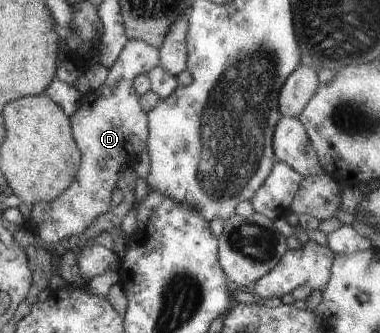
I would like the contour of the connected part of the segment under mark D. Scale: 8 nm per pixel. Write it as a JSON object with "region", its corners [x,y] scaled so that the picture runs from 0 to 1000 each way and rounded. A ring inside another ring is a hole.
{"region":[[[337,120],[295,201],[284,204],[284,228],[274,237],[274,249],[258,267],[216,282],[205,327],[182,348],[187,399],[213,462],[200,529],[179,565],[142,601],[79,616],[79,649],[61,673],[95,712],[124,730],[134,757],[155,757],[166,736],[184,730],[192,715],[213,703],[247,655],[297,625],[289,580],[305,562],[313,505],[332,477],[353,477],[353,465],[363,477],[363,459],[384,444],[387,342],[368,324],[366,288],[353,276],[347,249],[358,225],[384,219],[413,198],[418,198],[416,144],[397,141],[371,120]]]}

